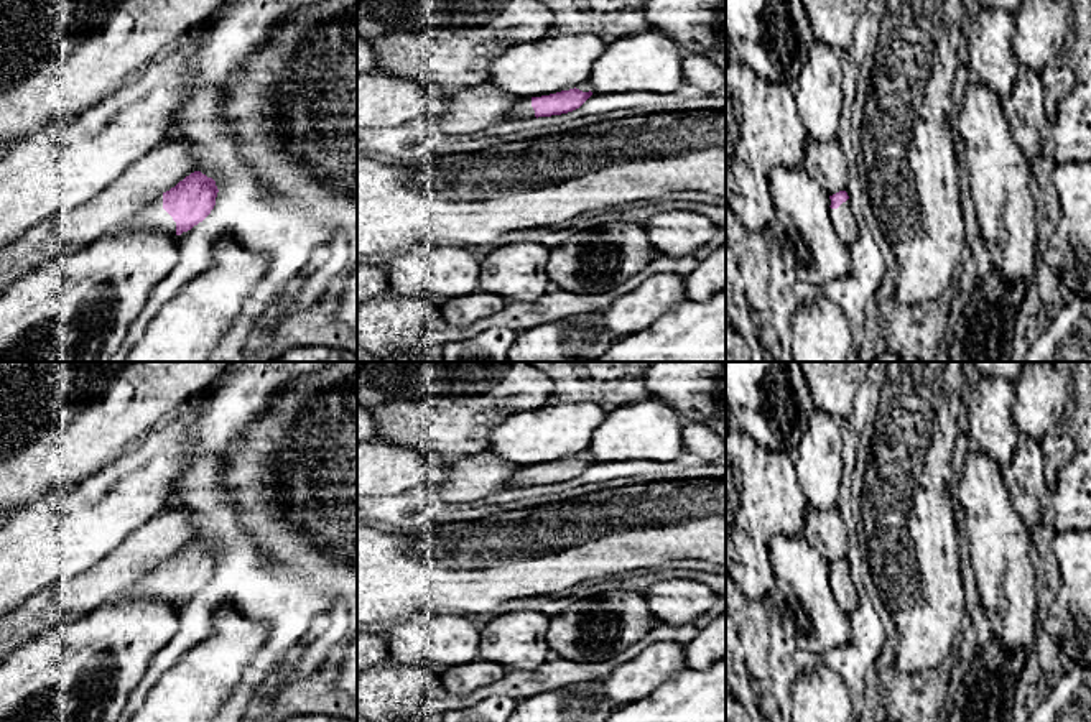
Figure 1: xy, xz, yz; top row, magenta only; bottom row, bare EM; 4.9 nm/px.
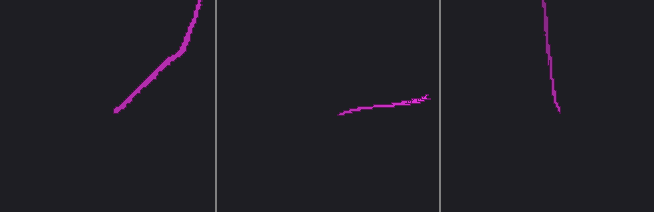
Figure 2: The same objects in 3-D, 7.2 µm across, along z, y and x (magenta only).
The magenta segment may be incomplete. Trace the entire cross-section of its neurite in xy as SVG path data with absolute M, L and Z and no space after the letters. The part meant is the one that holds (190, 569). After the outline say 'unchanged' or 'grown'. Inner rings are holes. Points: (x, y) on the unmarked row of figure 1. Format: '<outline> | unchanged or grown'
M194 539L169 559L156 564L117 597L181 604L211 582L216 574L217 561L219 558L212 546Z | grown

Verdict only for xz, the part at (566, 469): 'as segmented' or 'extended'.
extended

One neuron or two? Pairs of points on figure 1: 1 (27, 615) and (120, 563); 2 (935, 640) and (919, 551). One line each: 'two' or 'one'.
1: one
2: one

